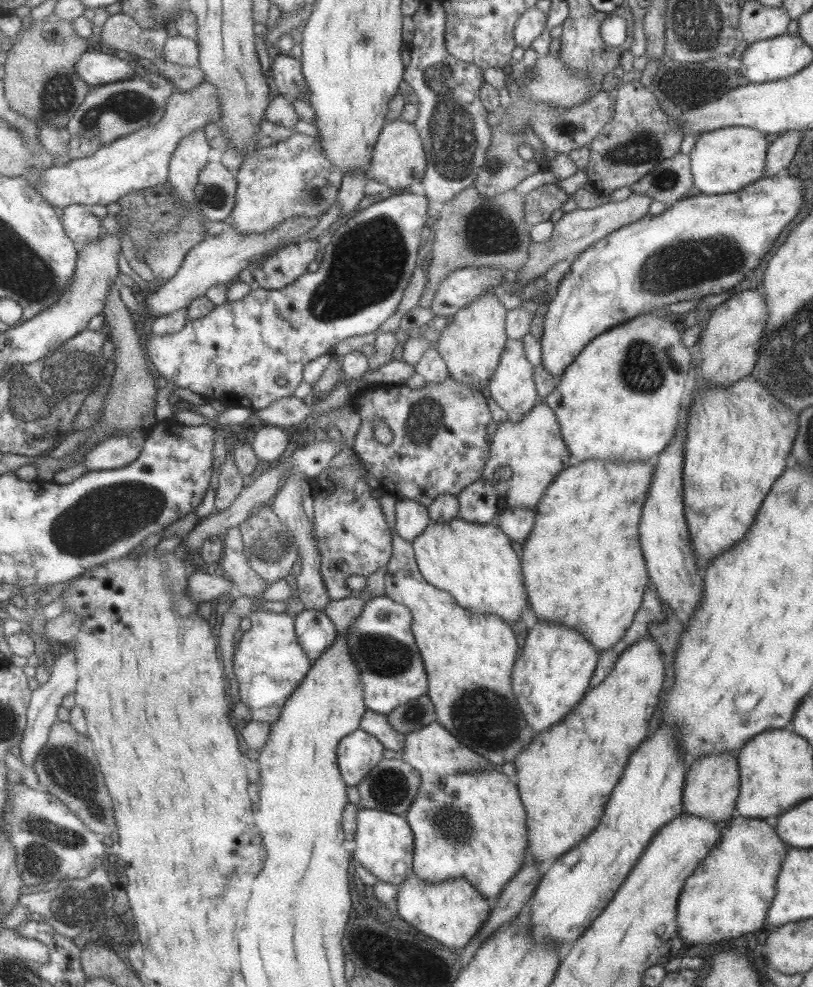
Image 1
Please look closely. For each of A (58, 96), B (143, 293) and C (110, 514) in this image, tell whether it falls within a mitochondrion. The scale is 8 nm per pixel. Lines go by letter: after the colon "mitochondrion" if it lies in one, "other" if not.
A: mitochondrion
B: other
C: mitochondrion

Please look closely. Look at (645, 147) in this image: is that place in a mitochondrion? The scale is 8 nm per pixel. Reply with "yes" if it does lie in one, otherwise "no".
yes

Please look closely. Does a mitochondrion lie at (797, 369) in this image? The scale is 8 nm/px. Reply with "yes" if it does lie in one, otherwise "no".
yes

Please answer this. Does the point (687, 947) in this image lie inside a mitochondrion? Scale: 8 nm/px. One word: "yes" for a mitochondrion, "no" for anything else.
no

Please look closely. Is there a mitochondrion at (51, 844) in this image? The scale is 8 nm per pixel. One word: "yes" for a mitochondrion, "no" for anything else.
yes

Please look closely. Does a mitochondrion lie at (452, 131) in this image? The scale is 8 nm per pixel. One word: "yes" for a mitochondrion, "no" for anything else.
yes

